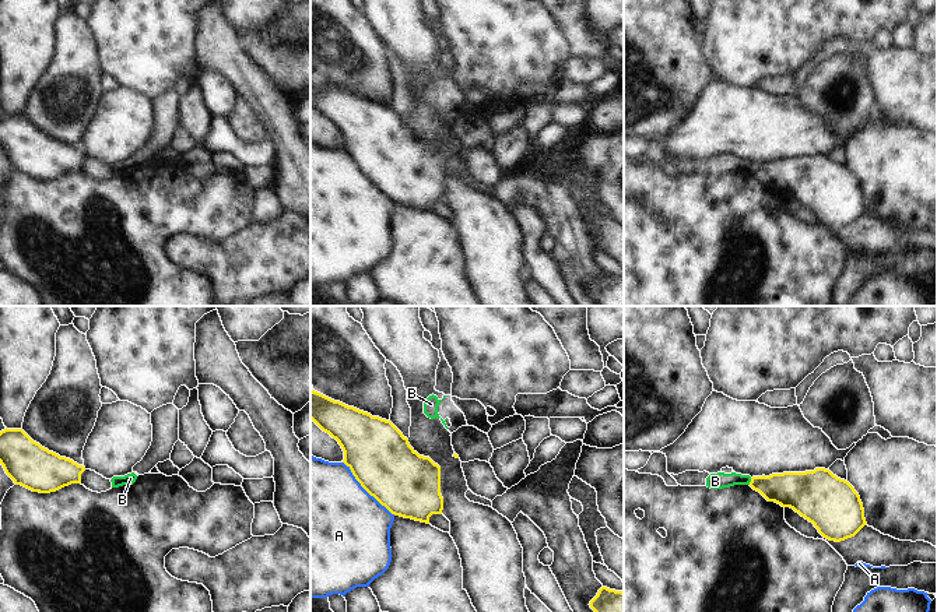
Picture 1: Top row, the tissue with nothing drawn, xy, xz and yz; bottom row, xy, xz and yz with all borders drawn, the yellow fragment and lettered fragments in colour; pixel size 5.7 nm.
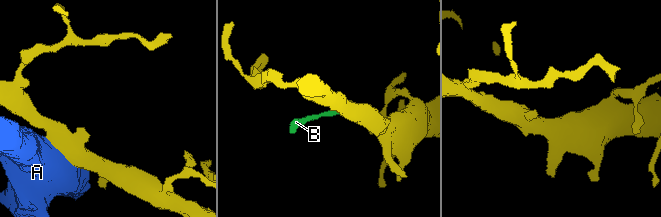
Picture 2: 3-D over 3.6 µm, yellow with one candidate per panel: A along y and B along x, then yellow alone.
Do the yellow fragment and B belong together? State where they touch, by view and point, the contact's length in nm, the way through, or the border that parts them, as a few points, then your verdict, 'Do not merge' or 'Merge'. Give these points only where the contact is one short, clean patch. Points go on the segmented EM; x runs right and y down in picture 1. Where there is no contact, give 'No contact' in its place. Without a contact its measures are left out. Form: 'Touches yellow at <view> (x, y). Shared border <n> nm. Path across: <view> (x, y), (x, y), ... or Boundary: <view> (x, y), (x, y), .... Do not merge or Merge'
Touches yellow at yz (751, 481). Shared border 40 nm. Boundary: yz (751, 478), (748, 484). Do not merge.

